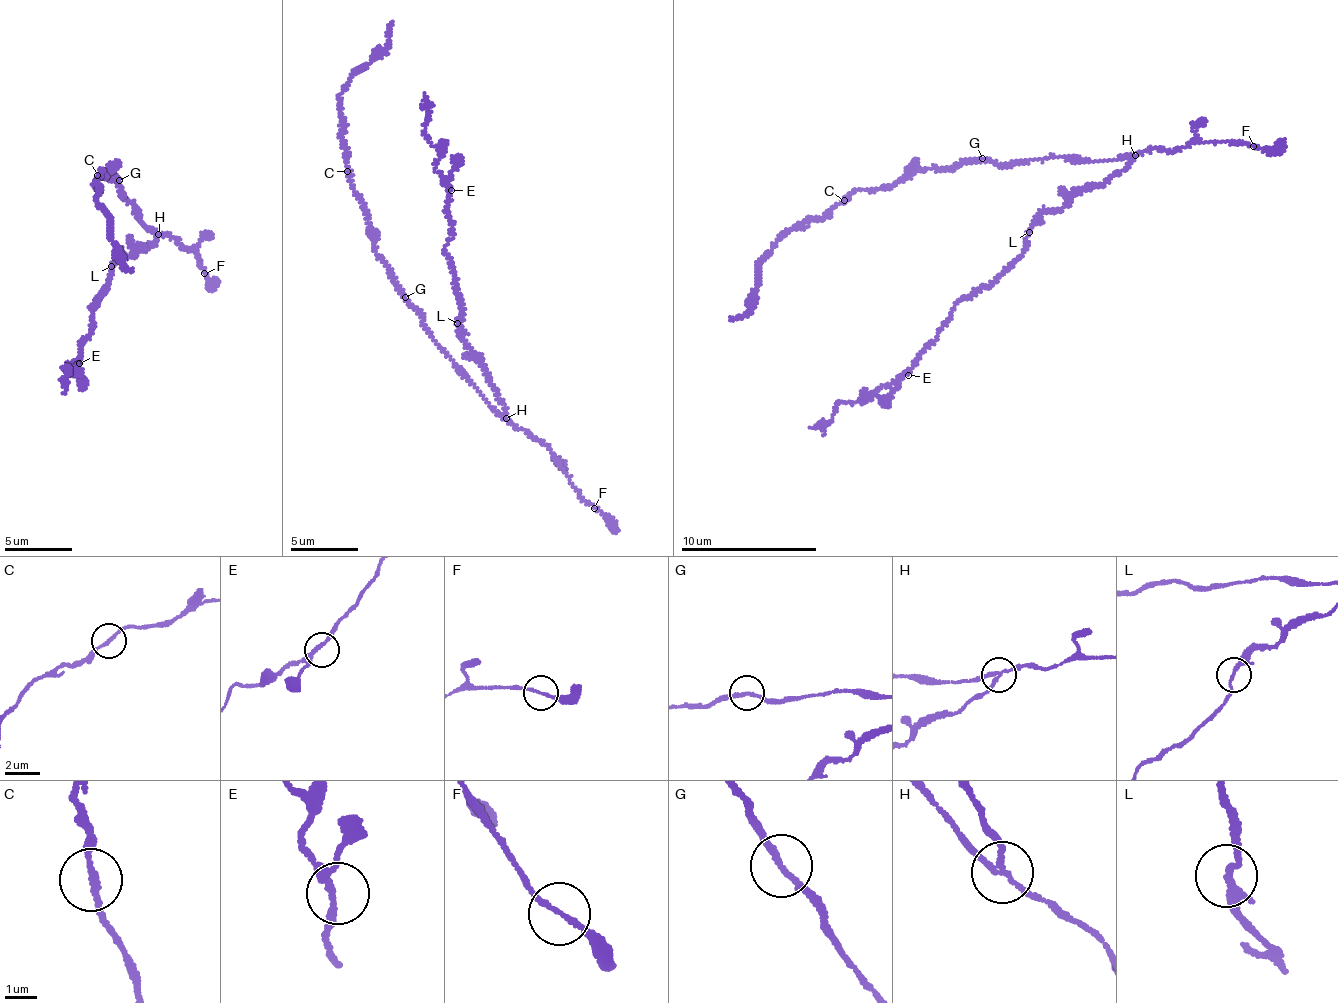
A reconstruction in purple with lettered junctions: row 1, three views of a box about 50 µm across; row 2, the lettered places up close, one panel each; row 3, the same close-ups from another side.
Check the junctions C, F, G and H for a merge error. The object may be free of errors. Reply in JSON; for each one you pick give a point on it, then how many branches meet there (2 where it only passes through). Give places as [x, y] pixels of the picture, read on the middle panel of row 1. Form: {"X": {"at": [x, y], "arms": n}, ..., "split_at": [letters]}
{"H": {"at": [506, 418], "arms": 3}, "split_at": ["H"]}

